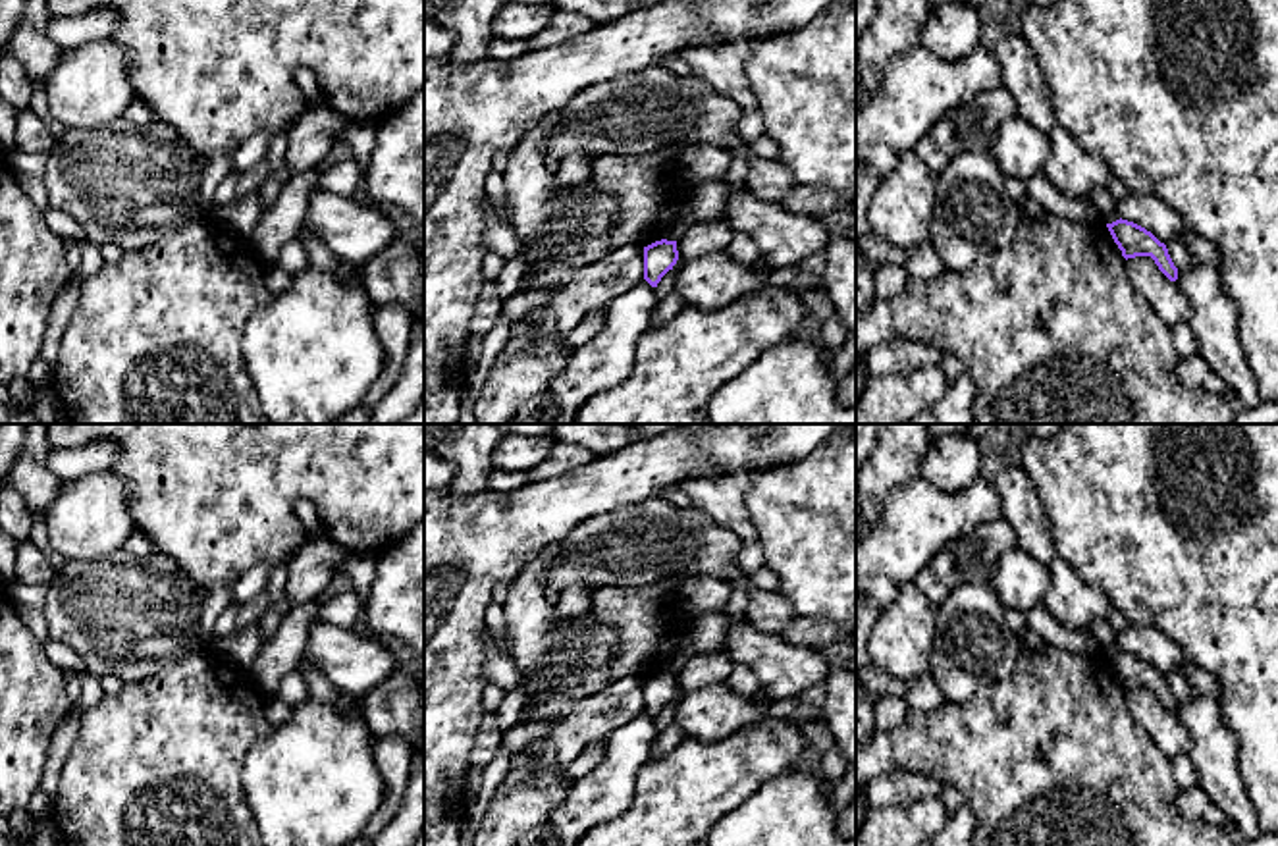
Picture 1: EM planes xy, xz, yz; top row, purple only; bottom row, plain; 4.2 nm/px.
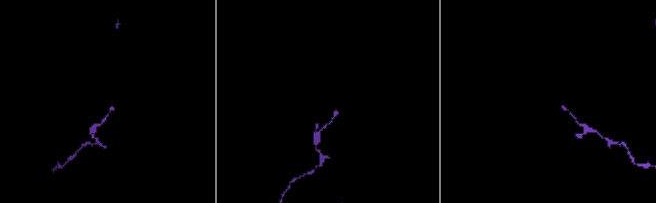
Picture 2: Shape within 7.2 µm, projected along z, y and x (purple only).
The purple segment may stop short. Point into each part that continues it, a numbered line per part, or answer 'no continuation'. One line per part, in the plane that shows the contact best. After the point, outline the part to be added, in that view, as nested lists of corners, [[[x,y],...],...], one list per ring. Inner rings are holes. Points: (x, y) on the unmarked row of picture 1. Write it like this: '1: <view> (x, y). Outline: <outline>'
no continuation

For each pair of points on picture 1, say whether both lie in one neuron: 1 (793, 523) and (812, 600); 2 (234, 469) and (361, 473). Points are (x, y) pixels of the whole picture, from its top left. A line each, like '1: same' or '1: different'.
1: same
2: same

